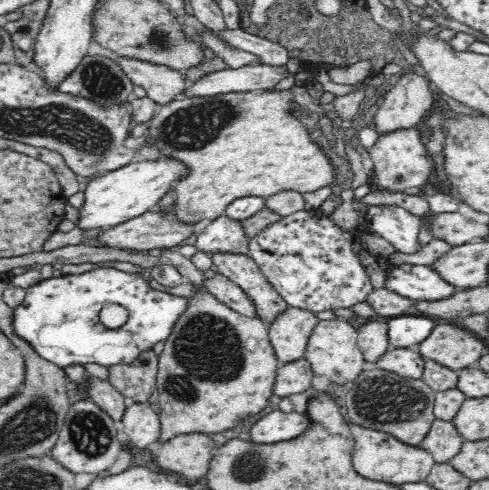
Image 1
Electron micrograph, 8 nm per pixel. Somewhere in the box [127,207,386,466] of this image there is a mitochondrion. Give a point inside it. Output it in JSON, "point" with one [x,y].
{"point":[207,349]}

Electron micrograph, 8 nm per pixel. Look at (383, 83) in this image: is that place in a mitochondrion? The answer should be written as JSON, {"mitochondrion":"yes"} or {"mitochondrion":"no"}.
{"mitochondrion":"no"}

